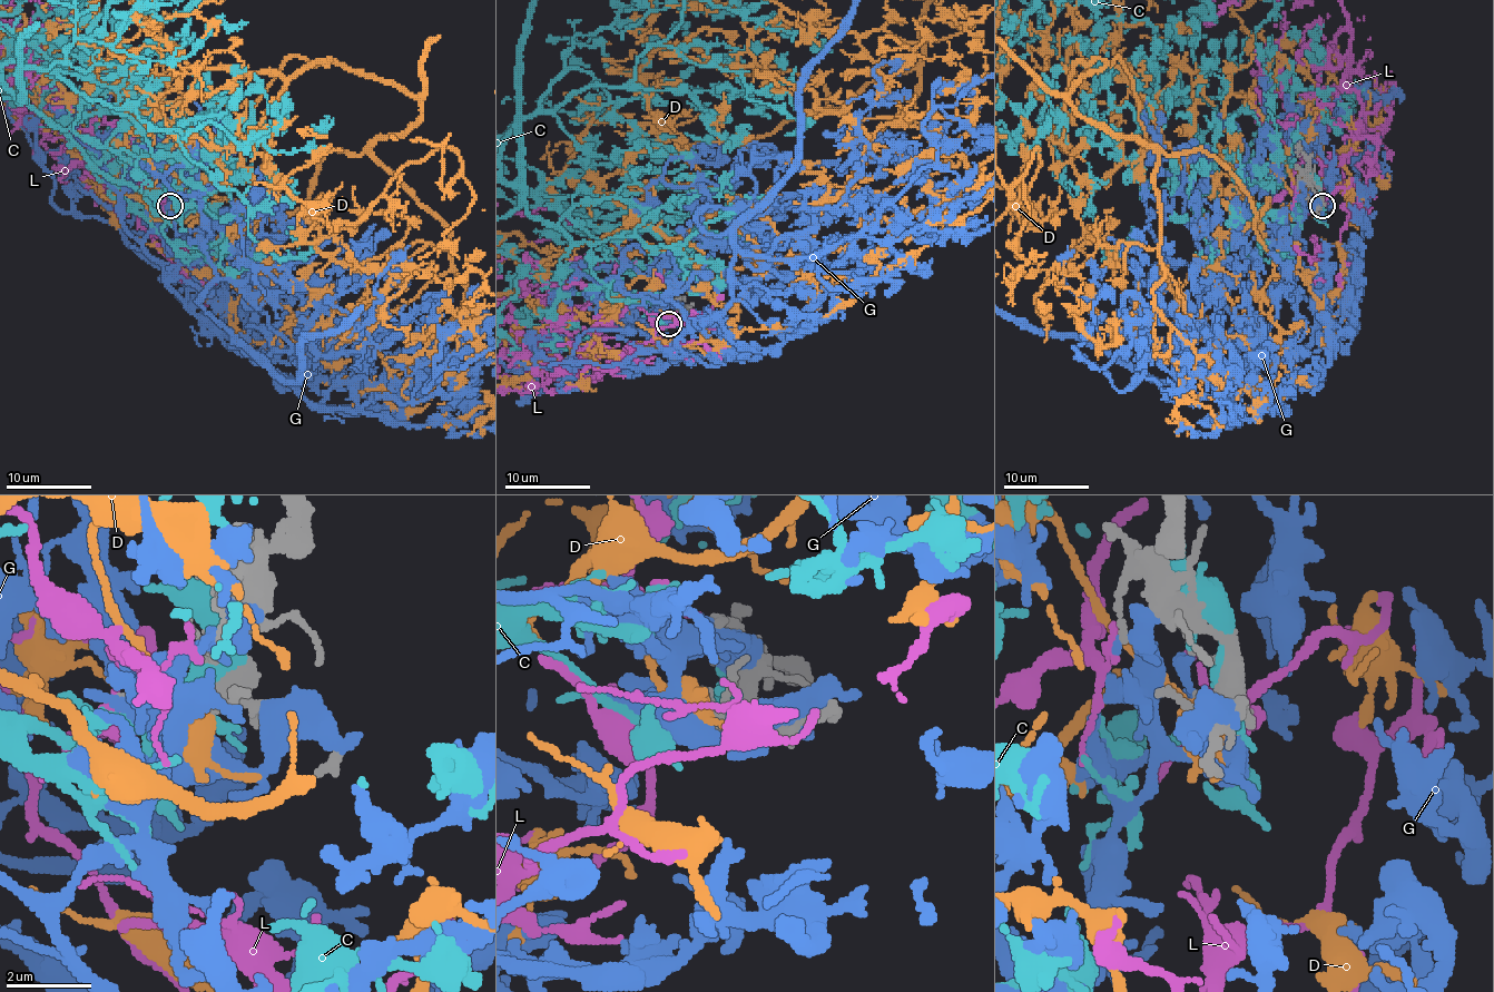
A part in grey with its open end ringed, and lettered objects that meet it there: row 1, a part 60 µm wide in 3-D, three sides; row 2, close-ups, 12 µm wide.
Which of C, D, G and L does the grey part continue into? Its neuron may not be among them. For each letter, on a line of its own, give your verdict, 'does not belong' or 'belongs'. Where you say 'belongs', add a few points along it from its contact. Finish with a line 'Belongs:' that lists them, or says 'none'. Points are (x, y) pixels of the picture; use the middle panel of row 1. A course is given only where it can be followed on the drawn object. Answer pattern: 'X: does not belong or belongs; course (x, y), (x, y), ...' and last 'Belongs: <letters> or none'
C: does not belong
D: does not belong
G: does not belong
L: does not belong
Belongs: none

